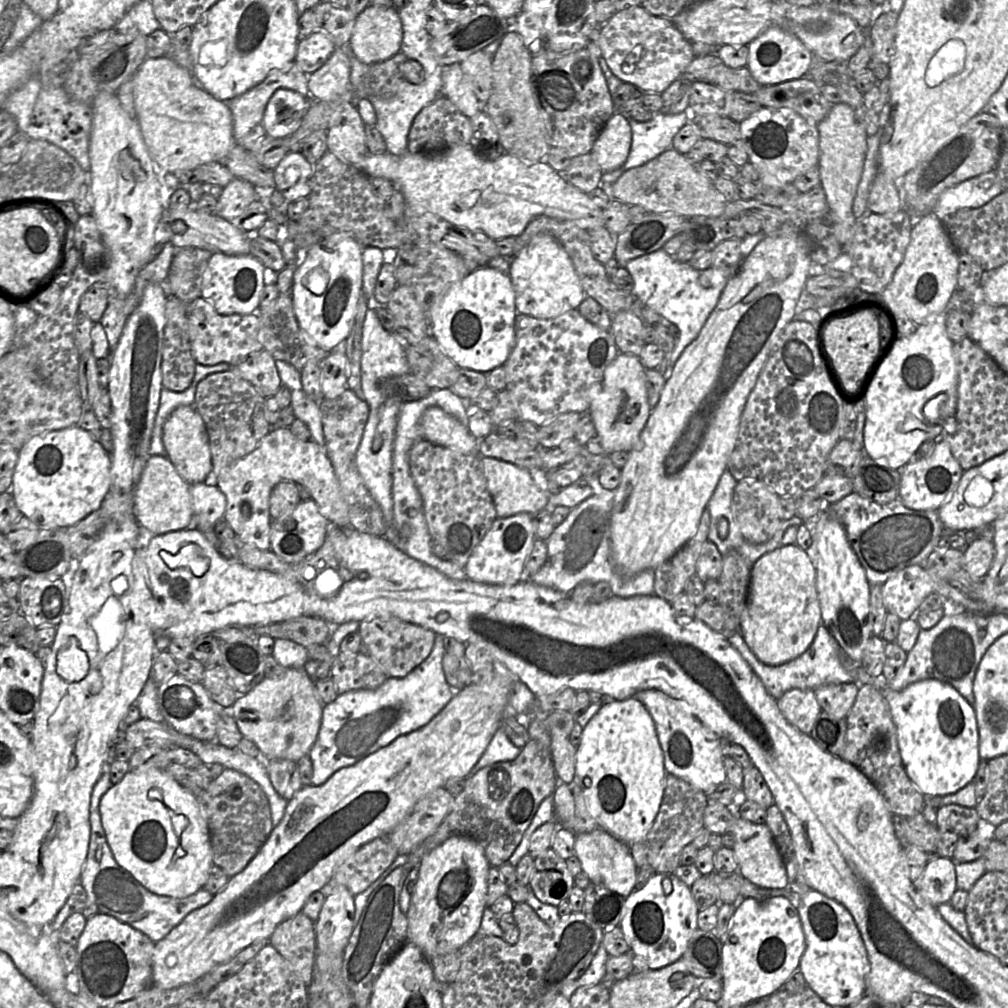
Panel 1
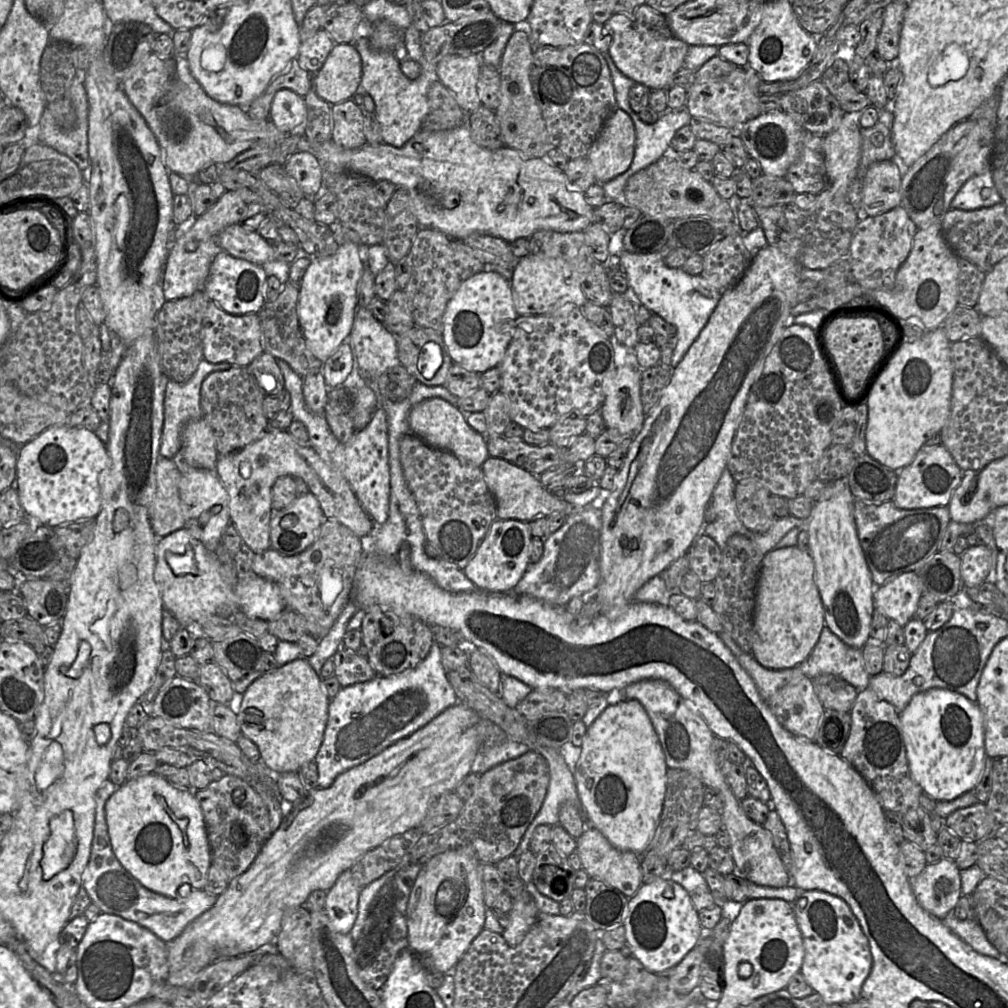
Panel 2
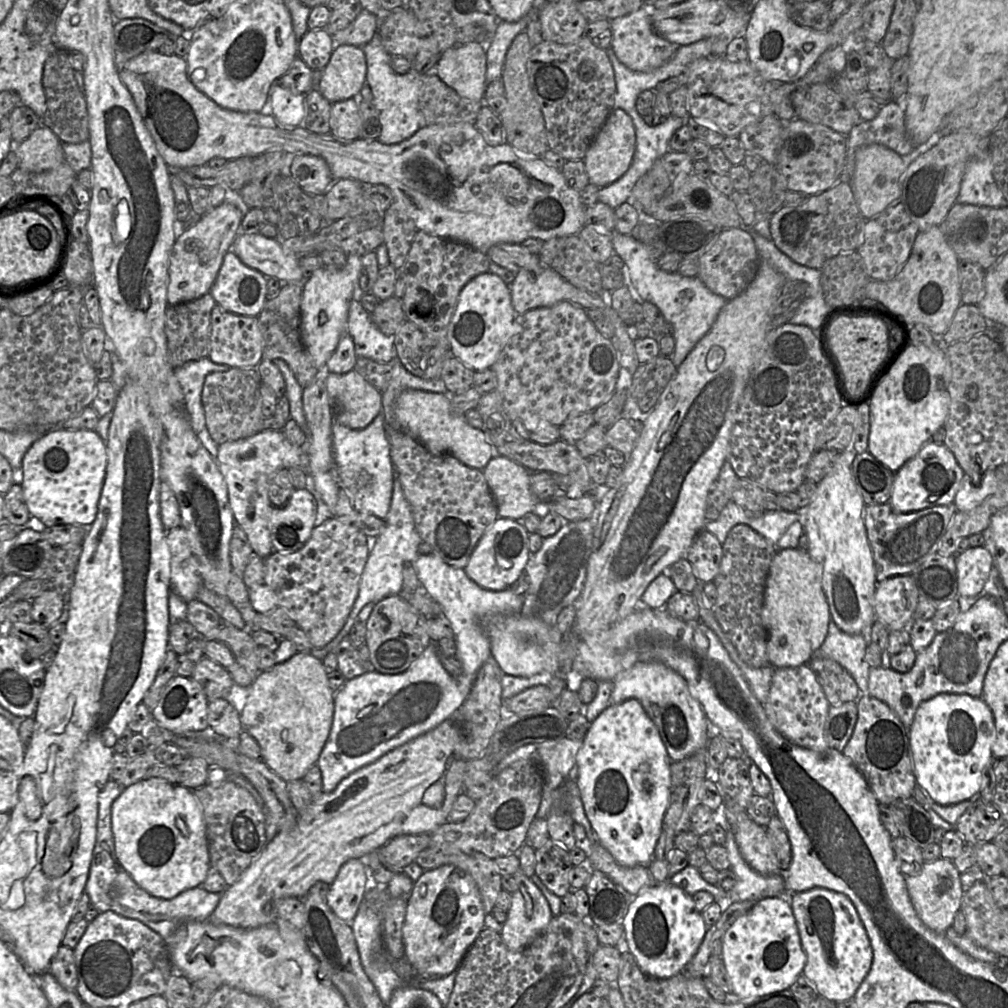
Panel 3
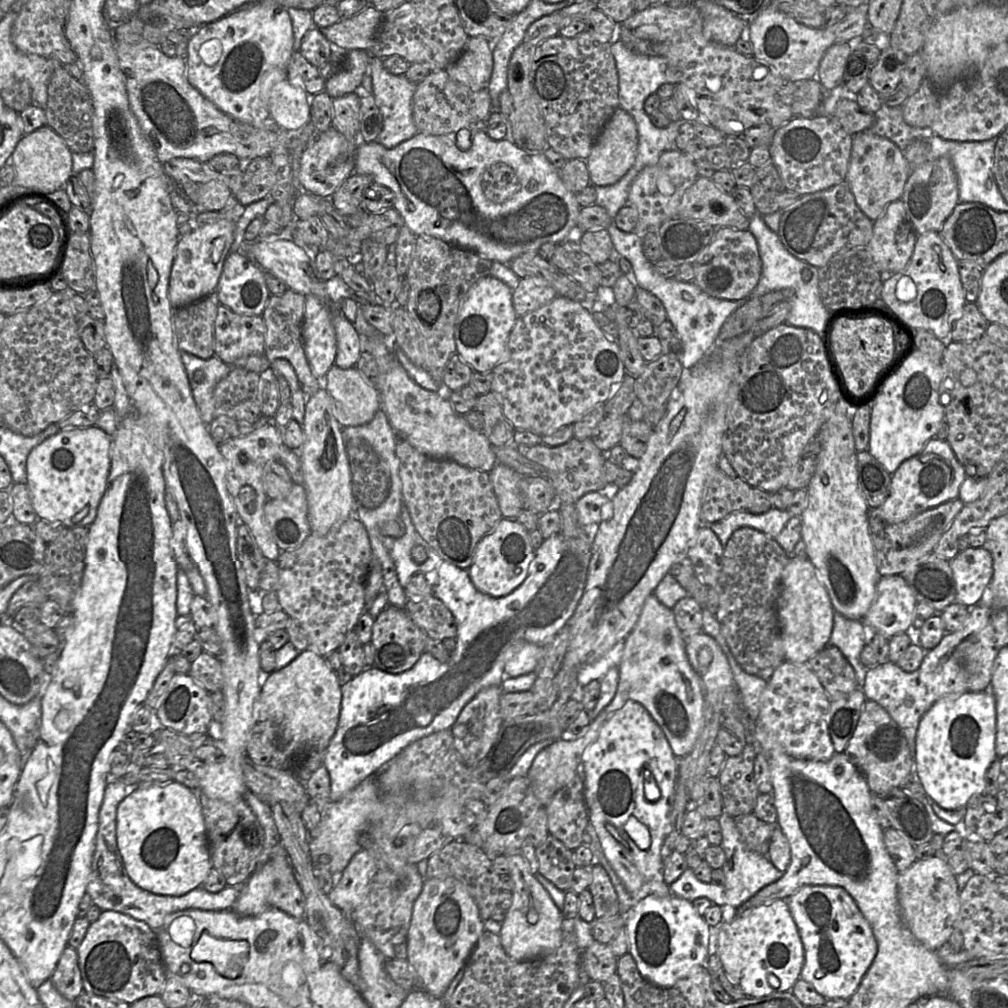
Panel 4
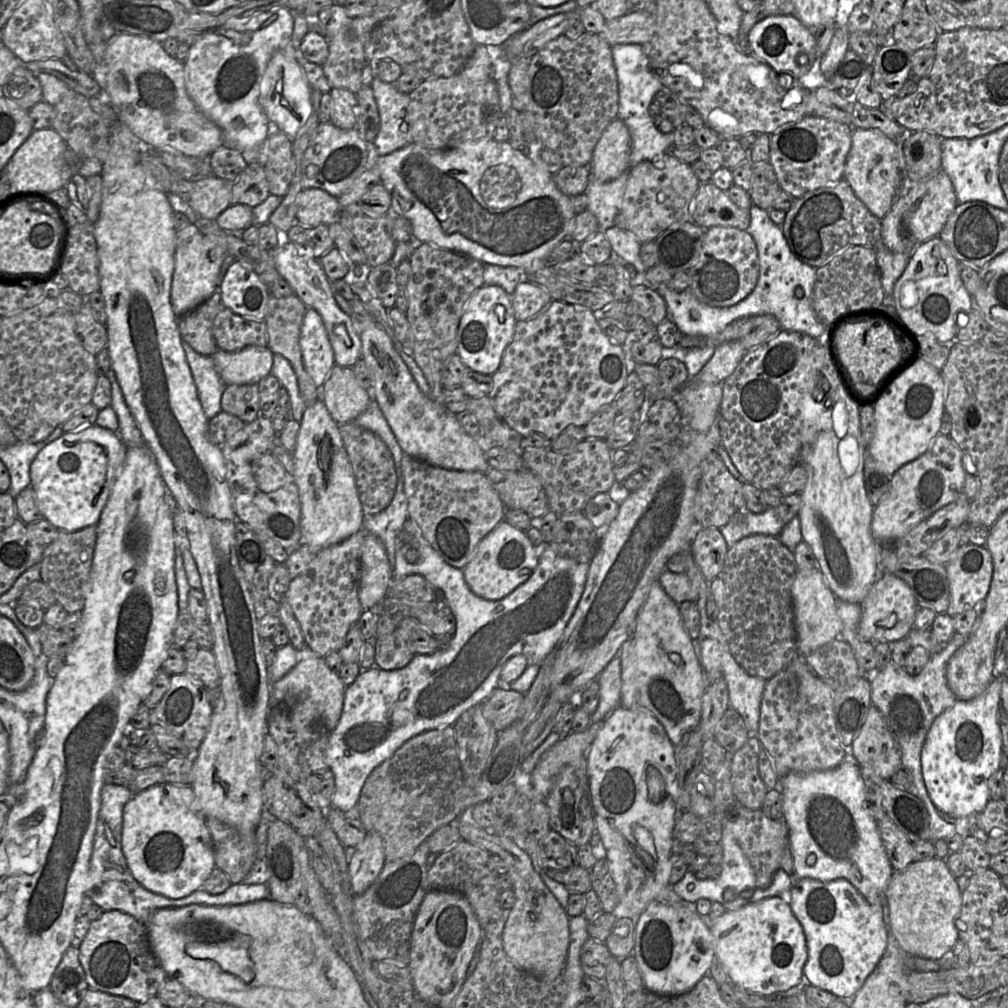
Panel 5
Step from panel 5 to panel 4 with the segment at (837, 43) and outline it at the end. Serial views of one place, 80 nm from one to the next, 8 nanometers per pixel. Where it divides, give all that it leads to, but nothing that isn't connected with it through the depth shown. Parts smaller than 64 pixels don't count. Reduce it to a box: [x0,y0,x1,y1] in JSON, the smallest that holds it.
[815,42,851,90]

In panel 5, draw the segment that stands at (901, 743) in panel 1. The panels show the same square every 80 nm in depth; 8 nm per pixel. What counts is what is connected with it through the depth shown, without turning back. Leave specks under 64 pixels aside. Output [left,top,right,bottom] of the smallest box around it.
[922,677,1002,818]

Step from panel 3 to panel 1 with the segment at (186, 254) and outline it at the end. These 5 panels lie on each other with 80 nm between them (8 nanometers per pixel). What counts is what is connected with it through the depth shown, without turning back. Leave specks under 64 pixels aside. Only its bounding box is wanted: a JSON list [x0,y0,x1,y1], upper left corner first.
[213,177,257,220]

